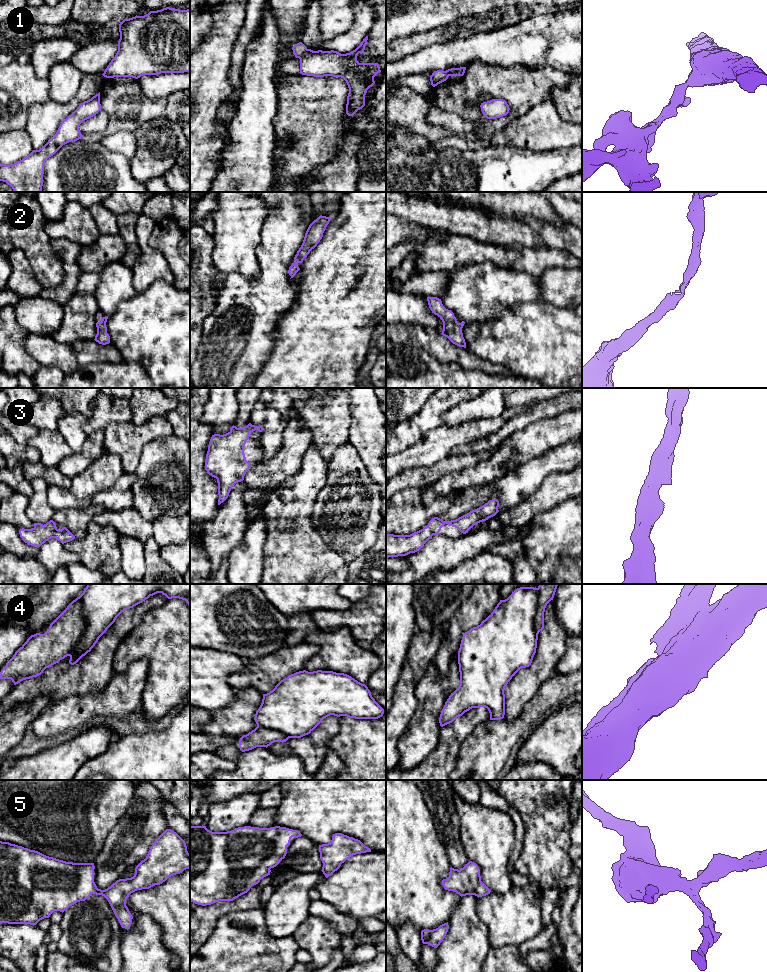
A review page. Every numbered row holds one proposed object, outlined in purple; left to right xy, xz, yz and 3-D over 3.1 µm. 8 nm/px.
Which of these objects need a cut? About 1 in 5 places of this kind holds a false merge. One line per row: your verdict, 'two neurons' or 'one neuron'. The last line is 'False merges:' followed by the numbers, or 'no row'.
1: two neurons
2: one neuron
3: one neuron
4: two neurons
5: one neuron
False merges: 1, 4

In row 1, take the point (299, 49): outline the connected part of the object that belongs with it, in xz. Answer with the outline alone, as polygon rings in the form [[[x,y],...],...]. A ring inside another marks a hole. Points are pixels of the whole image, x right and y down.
[[[299,42],[292,47],[292,50],[295,57],[300,59],[308,49],[302,42]]]

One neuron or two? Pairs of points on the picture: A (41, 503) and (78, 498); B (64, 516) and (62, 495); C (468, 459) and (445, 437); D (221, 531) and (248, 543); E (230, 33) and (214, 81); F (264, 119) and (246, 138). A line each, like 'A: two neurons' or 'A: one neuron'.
A: two neurons
B: two neurons
C: two neurons
D: two neurons
E: one neuron
F: one neuron

